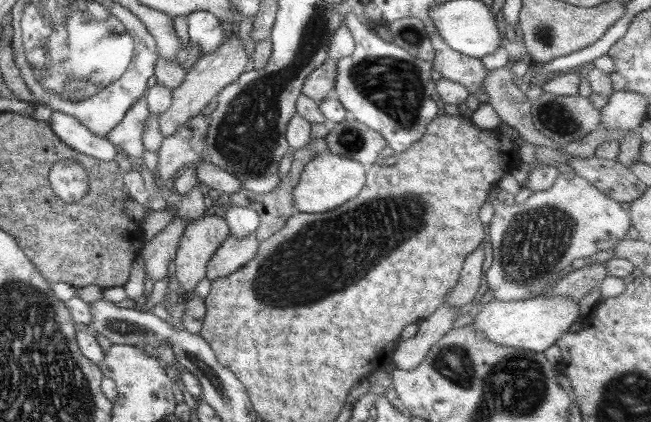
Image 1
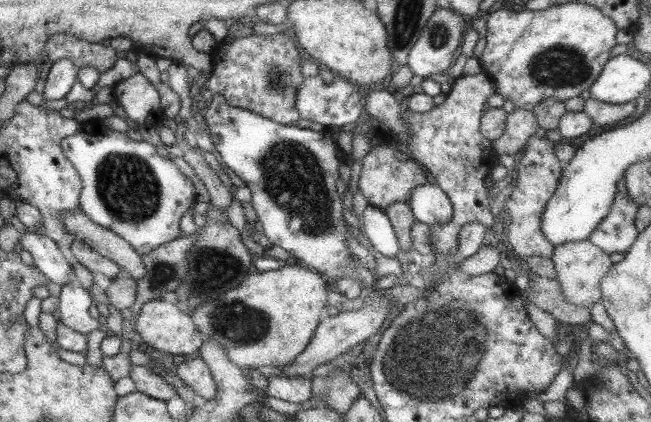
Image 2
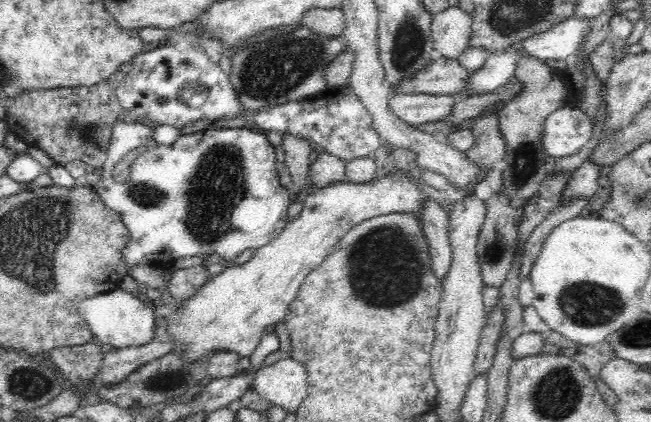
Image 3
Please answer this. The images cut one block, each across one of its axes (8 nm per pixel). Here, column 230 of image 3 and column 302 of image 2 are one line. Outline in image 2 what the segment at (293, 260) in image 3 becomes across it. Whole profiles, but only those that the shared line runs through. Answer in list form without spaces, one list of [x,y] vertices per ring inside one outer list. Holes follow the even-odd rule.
[[[281,264],[277,270],[253,270],[238,288],[225,292],[220,298],[186,310],[194,326],[206,339],[214,339],[227,357],[242,368],[276,370],[289,365],[310,344],[316,328],[320,325],[328,304],[329,283],[321,273],[312,272],[306,266]]]

